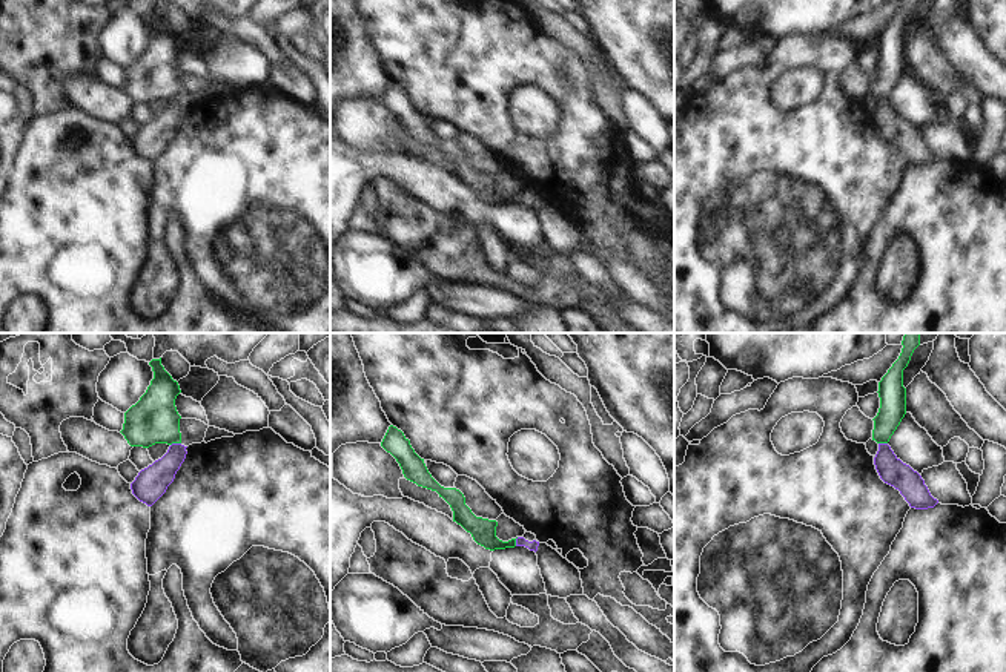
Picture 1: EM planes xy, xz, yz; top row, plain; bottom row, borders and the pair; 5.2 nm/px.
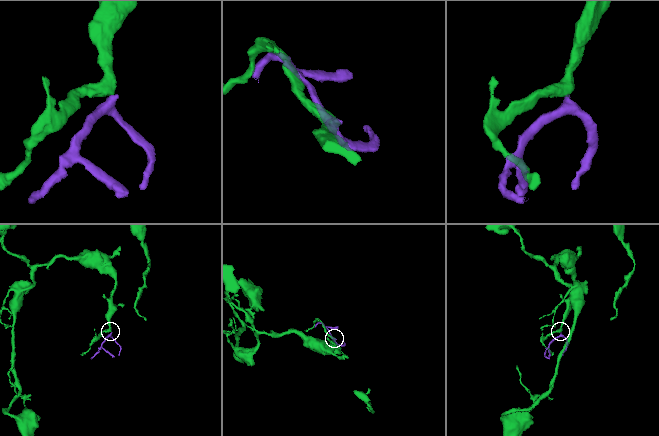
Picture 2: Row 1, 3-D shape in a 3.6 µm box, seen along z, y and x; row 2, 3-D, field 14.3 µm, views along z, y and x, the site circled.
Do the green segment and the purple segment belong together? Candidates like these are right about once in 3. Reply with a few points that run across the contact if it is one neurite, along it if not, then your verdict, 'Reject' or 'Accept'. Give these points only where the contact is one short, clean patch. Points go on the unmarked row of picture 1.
Line: xy (180, 98), (171, 102). Reject.

